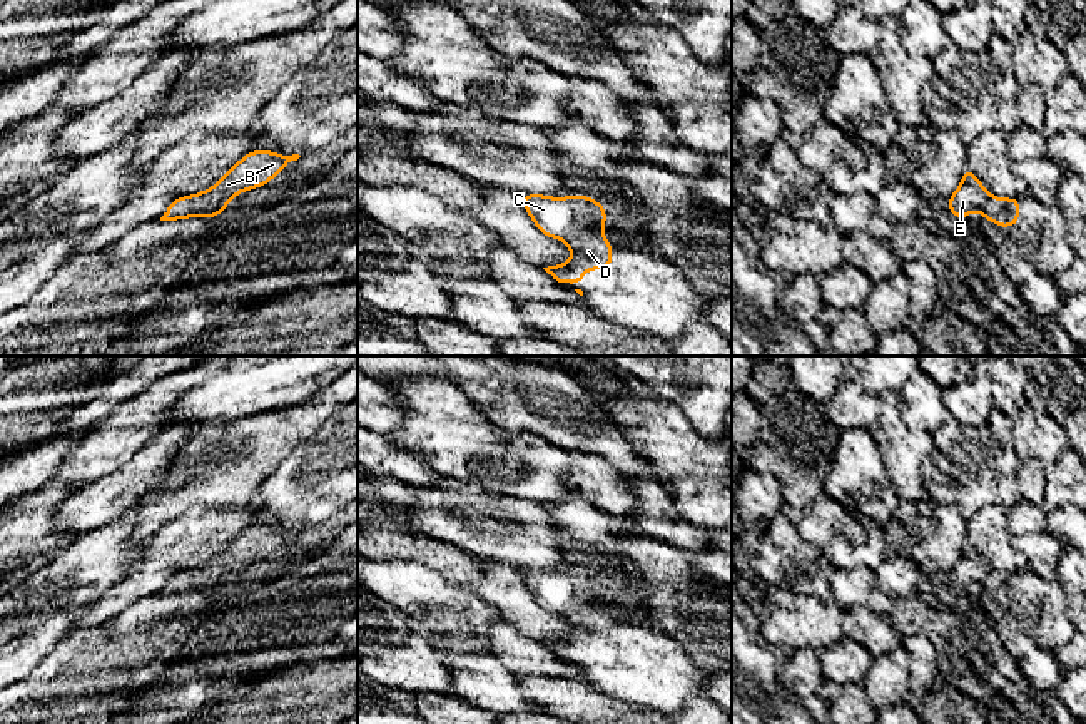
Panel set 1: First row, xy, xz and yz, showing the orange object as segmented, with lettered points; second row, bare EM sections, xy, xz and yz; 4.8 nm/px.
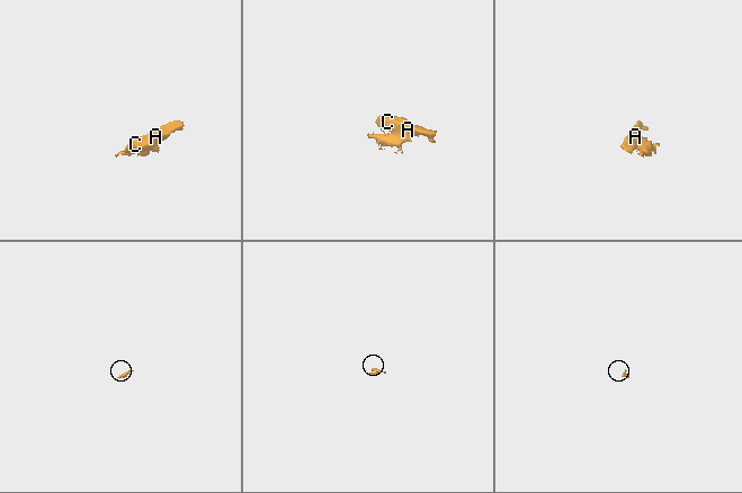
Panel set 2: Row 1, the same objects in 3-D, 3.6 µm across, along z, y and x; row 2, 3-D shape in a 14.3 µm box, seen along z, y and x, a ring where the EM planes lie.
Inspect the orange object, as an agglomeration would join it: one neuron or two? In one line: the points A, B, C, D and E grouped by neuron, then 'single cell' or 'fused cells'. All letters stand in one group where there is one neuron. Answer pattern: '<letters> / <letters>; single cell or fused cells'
A B C E / D; fused cells

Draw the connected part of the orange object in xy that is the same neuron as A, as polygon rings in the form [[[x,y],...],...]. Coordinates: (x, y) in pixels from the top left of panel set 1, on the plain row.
[[[251,525],[211,563],[172,575],[160,595],[194,592],[209,580],[226,582],[236,568],[269,558],[291,535],[299,532],[299,528],[281,530],[272,525]]]

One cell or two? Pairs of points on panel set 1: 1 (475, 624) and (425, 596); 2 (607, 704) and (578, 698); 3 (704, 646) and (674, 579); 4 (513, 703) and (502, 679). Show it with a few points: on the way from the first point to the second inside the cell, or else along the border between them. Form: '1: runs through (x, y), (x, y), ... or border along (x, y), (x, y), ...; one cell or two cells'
1: runs through (463, 617), (451, 606), (436, 599); one cell
2: runs through (600, 704), (585, 704); one cell
3: runs through (695, 629), (680, 609), (680, 596); one cell
4: runs through (508, 698), (502, 691), (502, 684); one cell

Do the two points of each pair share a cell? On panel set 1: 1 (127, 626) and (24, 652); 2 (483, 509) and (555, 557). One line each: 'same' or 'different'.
1: different
2: same

